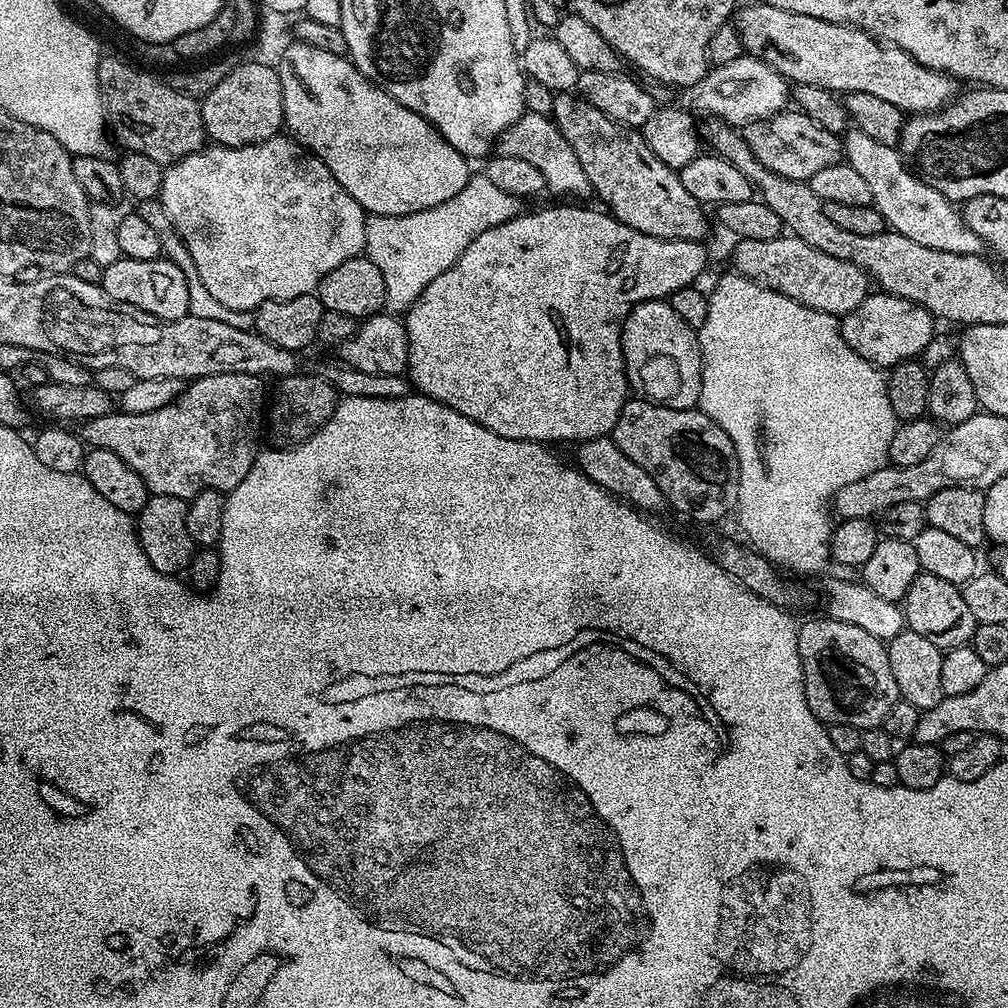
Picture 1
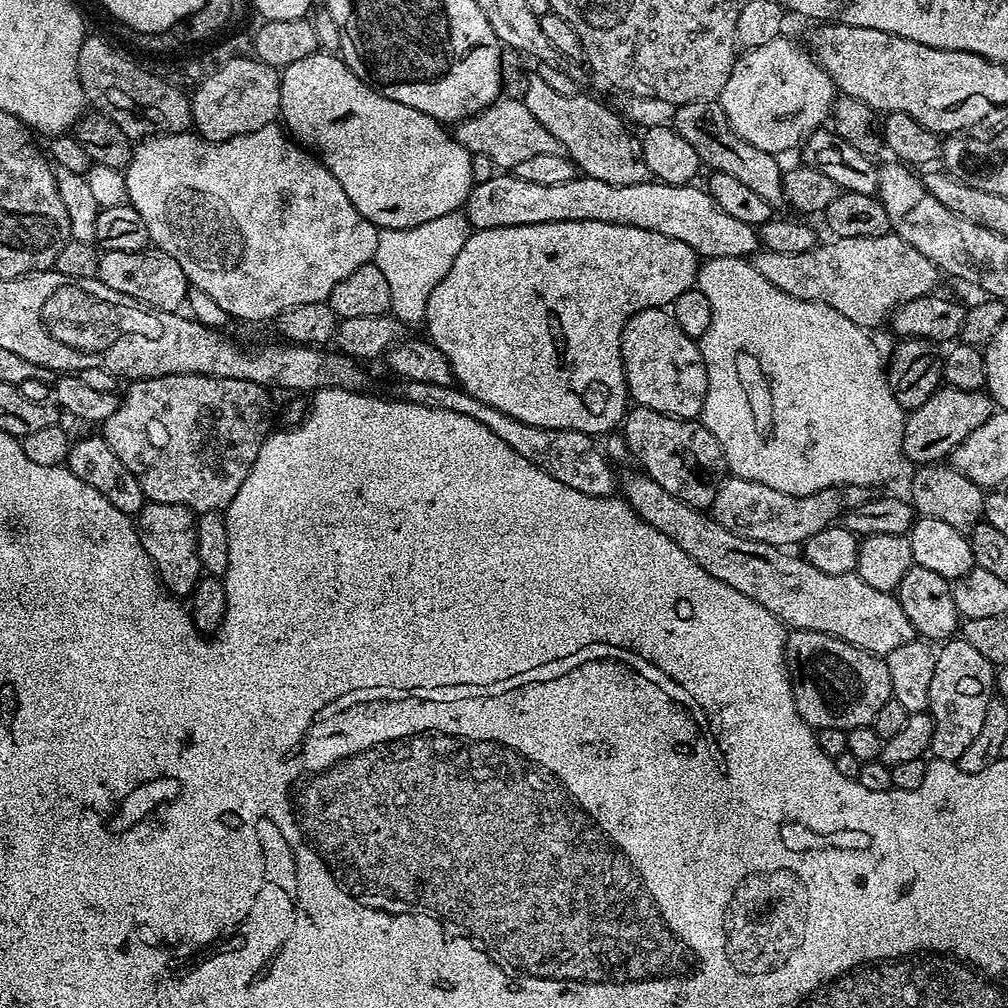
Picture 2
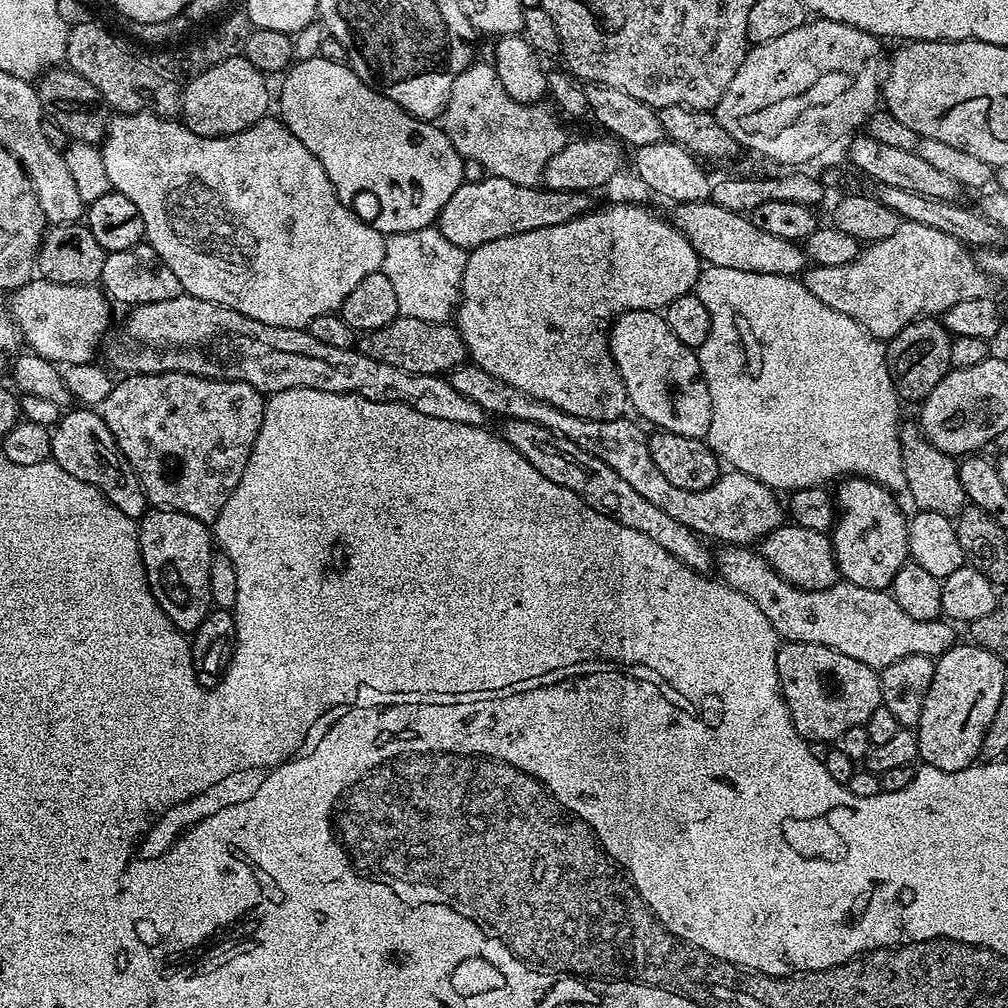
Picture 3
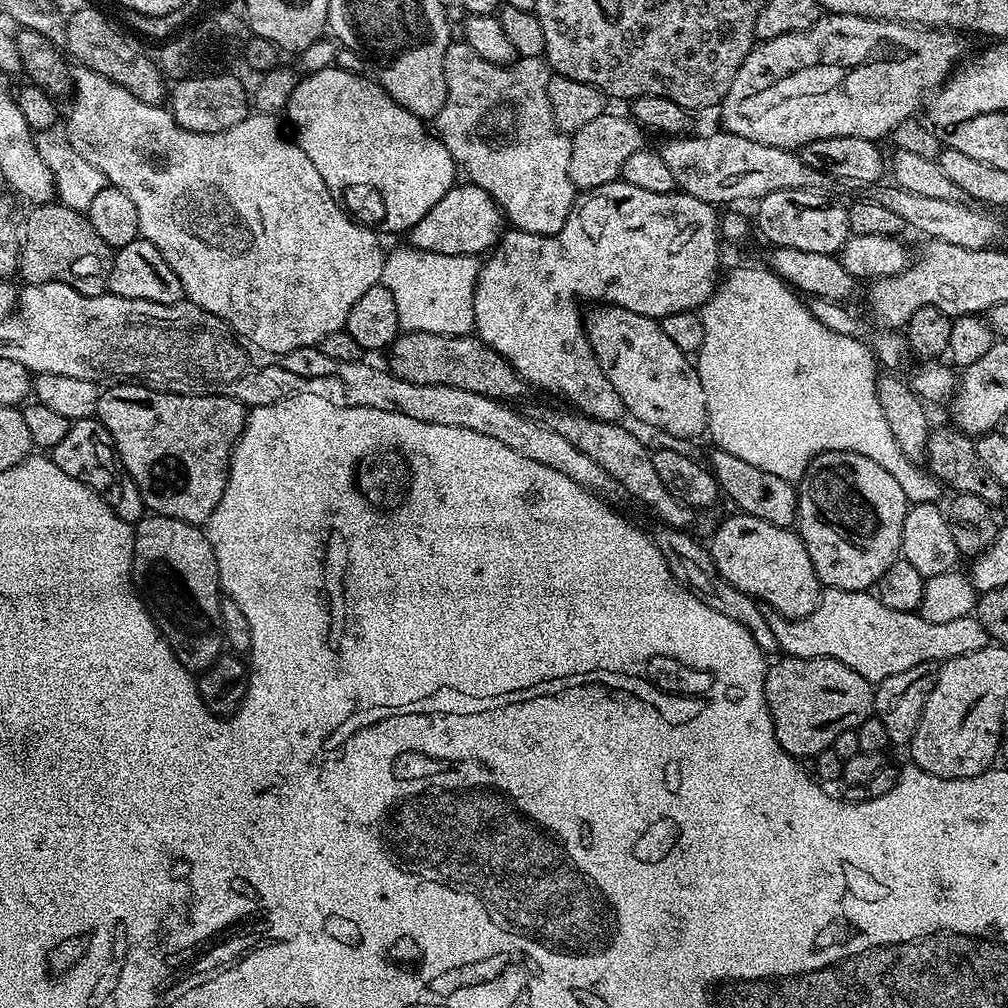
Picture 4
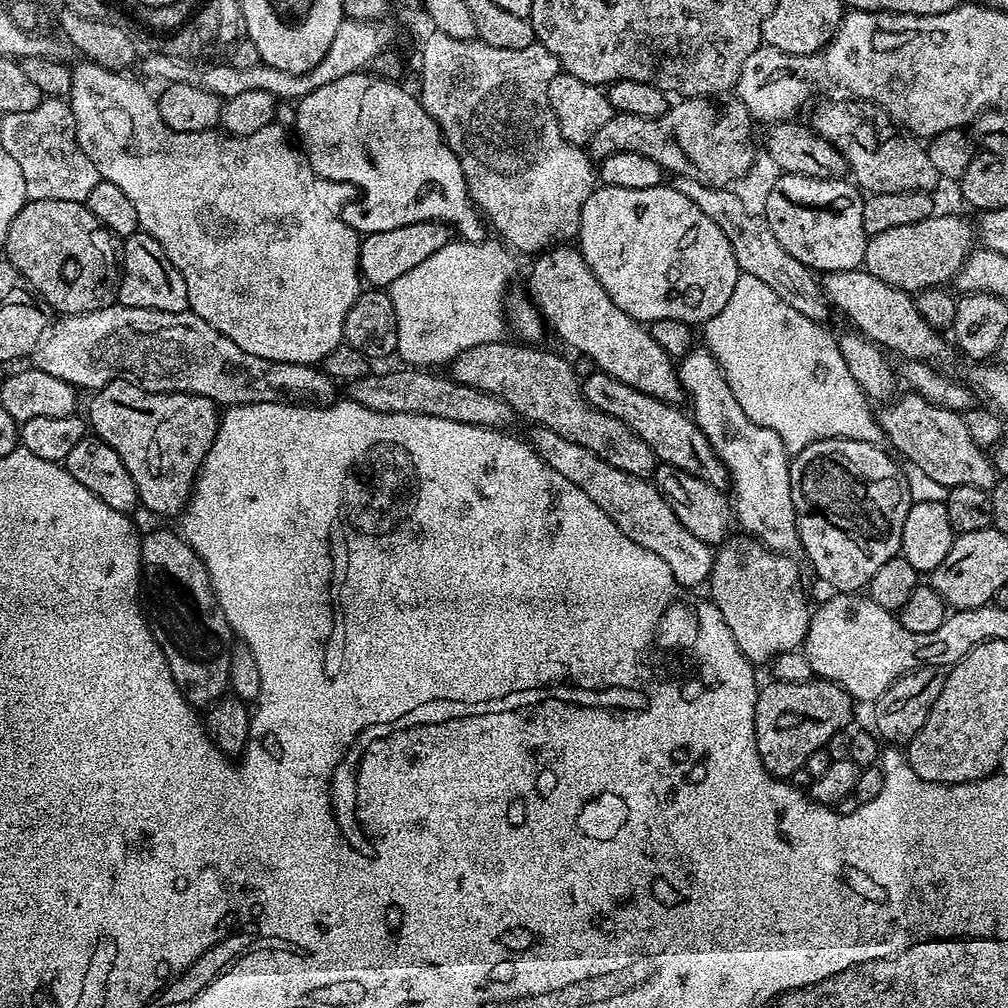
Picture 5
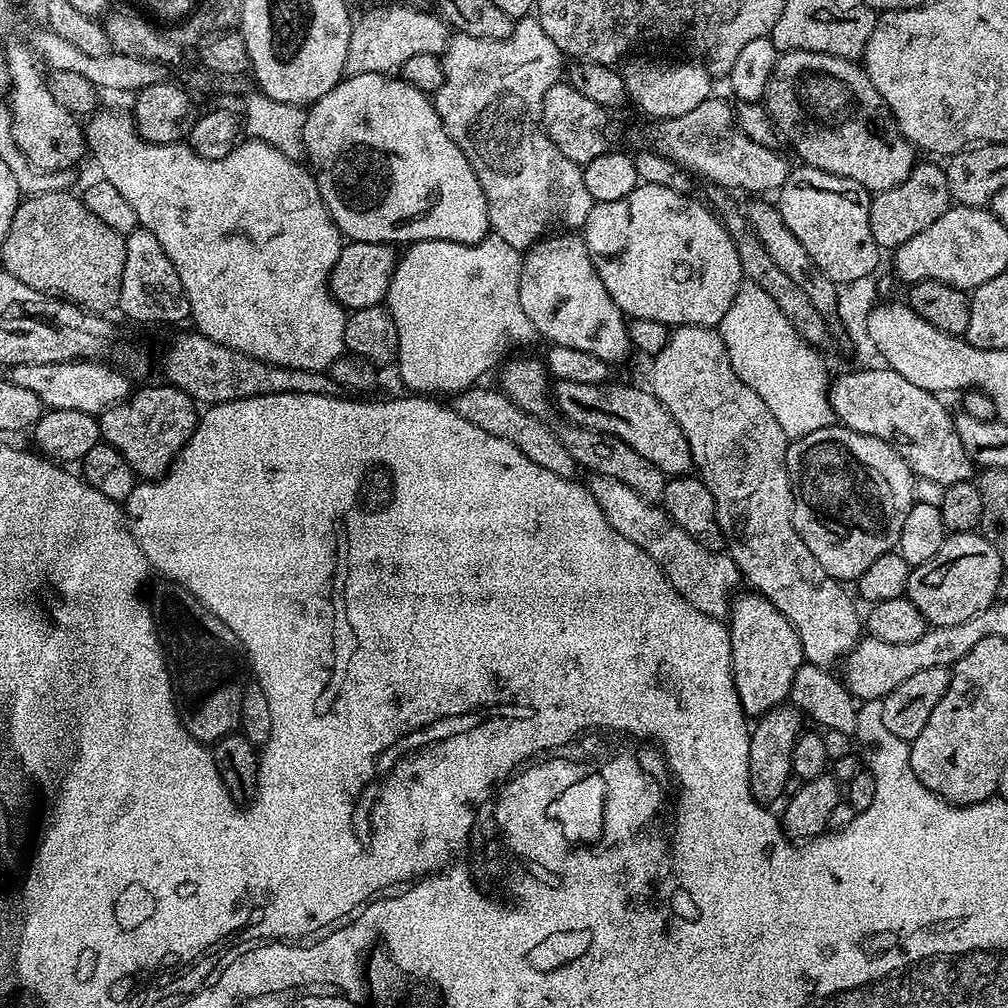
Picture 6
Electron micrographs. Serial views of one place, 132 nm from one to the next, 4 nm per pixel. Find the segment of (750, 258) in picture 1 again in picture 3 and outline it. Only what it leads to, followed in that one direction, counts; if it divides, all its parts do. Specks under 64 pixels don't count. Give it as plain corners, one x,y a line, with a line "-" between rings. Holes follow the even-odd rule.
901,220
898,230
890,234
890,238
875,240
872,244
861,247
860,253
850,262
842,262
842,266
809,267
802,279
806,290
818,298
818,302
826,302
830,310
838,310
838,314
846,314
846,318
854,318
872,336
887,342
897,336
912,320
921,316
932,318
942,314
954,306
954,302
970,302
970,298
988,296
990,277
981,270
975,255
960,241
950,234
942,234
942,230
934,230
934,226
922,226
922,222

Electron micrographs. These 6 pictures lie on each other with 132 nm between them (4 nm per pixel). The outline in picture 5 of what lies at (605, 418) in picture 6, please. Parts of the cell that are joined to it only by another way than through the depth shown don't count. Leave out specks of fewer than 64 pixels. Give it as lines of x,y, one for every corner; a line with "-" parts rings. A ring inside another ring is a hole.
592,370
588,377
585,375
580,389
590,406
602,410
602,414
610,414
610,418
618,418
618,422
626,422
626,426
630,426
646,446
650,446
660,464
686,470
686,474
694,474
694,478
702,478
702,482
710,482
710,486
715,488
724,488
729,483
723,462
718,454
714,454
706,434
702,434
696,421
685,409
683,412
683,407
642,394
642,390
634,390
634,386
626,386
626,382
618,382
618,378
599,370

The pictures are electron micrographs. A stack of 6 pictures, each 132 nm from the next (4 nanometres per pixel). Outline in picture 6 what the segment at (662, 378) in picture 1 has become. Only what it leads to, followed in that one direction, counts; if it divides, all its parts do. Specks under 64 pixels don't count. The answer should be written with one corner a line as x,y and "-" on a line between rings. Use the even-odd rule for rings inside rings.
553,234
533,244
523,253
520,262
520,289
518,298
522,298
522,310
526,310
526,318
534,322
537,337
548,339
549,345
573,347
576,350
597,355
609,362
624,360
628,352
633,351
628,337
626,317
614,302
611,292
606,290
602,278
584,244
580,234

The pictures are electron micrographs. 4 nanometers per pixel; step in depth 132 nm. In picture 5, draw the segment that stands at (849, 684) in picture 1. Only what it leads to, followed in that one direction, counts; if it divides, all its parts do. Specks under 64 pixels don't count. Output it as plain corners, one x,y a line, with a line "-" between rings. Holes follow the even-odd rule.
813,678
806,682
772,680
757,691
752,706
752,734
762,766
777,778
792,778
804,767
814,750
827,748
834,734
845,731
852,716
852,695
833,680

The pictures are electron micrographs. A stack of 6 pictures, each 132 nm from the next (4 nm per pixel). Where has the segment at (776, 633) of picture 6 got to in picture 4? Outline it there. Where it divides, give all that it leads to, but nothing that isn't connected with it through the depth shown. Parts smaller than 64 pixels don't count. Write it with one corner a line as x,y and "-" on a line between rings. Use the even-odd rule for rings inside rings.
743,514
728,516
716,528
712,536
710,551
712,561
716,567
716,575
720,580
730,582
738,590
742,590
753,600
767,606
777,616
786,620
805,620
820,604
822,599
822,585
818,574
814,570
814,562
810,562
810,554
802,542
799,534
792,528
774,526
762,518
754,518

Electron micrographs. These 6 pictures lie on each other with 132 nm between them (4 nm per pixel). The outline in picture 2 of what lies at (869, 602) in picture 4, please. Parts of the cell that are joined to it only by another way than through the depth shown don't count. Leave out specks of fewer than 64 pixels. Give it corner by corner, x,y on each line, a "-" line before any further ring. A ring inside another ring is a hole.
635,471
626,473
624,478
622,476
622,496
638,514
638,518
650,522
654,530
666,534
670,542
677,544
714,580
726,582
726,586
738,590
738,594
746,594
746,598
758,602
758,606
766,606
766,610
770,610
770,614
777,616
789,629
801,628
811,632
825,632
850,642
862,650
873,652
875,656
881,658
887,657
890,650
898,650
898,646
906,646
906,642
917,639
914,626
910,626
910,618
906,618
899,599
893,593
874,590
874,586
866,586
866,582
862,582
862,578
855,572
822,574
822,570
810,566
808,561
799,555
791,556
791,551
775,548
766,542
754,542
750,538
742,538
726,530
726,526
719,524
707,511
674,498
674,494
670,494
670,490
662,490
662,486
654,482
654,478
645,476
643,471

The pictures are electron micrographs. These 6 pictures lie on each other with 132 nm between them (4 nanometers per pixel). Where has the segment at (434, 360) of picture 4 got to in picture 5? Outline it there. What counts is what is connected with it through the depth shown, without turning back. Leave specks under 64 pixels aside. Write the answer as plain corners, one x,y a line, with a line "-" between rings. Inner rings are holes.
490,342
486,345
472,346
458,356
450,364
452,379
462,382
462,386
474,386
474,390
482,390
486,394
494,394
494,398
502,398
506,406
512,408
517,417
529,420
529,425
539,426
546,430
554,430
554,434
562,434
562,438
570,442
578,442
578,446
586,446
590,454
602,458
602,462
610,462
618,470
626,474
634,474
645,478
651,477
658,467
656,455
626,426
626,422
618,422
618,418
610,418
610,414
602,414
586,398
580,389
581,377
576,376
572,364
564,356
556,352
543,352
540,348
527,348
527,343
508,344
509,342

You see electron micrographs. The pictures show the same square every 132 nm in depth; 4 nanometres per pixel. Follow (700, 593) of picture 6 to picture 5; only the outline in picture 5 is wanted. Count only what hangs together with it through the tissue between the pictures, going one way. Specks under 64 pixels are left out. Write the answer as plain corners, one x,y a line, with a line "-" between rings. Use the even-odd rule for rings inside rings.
536,426
531,431
532,449
543,458
544,463
558,470
566,482
578,486
578,490
582,490
582,494
586,494
590,502
594,502
594,506
598,506
598,510
602,510
602,514
606,514
606,518
610,518
610,522
614,522
618,530
630,538
630,542
638,542
638,546
646,546
650,554
658,554
658,558
670,566
670,574
674,574
679,584
692,590
697,587
695,584
703,585
707,581
712,574
713,549
706,542
694,538
694,534
682,526
655,483
642,476
626,474
610,466
610,462
602,462
602,458
590,454
586,446
578,446
578,442
570,442
562,438
562,434
554,434
554,430

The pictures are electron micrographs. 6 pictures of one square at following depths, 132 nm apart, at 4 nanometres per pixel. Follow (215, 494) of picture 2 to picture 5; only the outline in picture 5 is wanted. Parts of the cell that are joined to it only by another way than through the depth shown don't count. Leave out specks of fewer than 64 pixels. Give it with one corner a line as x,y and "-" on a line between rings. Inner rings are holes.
122,379
95,389
91,396
87,427
122,458
122,466
134,478
137,501
150,509
153,517
179,517
216,437
221,417
217,404
189,392
151,392

